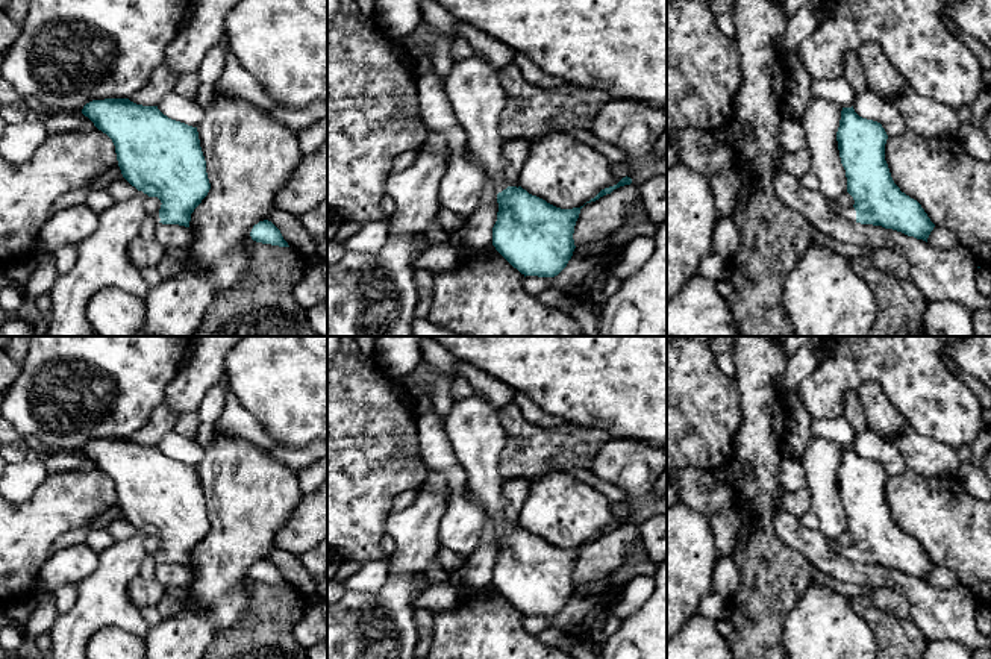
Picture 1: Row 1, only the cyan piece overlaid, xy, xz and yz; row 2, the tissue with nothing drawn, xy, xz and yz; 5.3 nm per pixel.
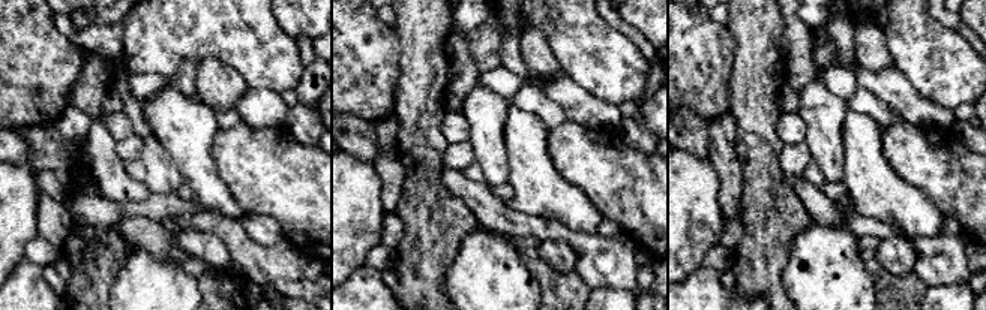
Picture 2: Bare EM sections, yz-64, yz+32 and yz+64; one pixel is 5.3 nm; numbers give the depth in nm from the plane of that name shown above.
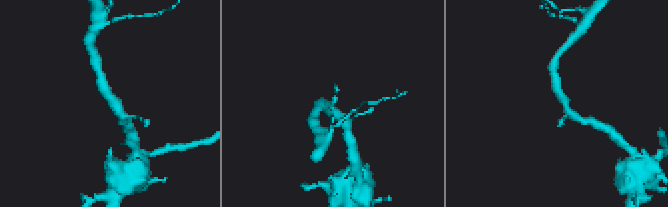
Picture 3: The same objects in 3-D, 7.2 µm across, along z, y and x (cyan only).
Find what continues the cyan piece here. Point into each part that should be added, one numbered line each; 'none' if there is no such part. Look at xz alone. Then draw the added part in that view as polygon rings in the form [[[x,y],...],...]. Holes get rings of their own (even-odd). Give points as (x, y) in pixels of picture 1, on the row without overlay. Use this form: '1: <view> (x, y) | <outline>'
1: xz (473, 427) | [[[471,395],[453,401],[444,427],[467,473],[468,485],[485,503],[494,530],[502,532],[508,520],[503,515],[503,479],[499,465],[506,436],[499,411],[477,395]]]

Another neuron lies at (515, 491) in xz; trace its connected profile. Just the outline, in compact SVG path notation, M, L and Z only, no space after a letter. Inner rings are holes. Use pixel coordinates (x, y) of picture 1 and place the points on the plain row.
M503 479L503 515L508 526L520 526L518 515L523 503L526 501L530 489L530 482L526 479Z

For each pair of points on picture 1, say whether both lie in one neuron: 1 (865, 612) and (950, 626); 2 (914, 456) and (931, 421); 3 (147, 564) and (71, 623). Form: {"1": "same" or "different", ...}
{"1": "different", "2": "different", "3": "different"}

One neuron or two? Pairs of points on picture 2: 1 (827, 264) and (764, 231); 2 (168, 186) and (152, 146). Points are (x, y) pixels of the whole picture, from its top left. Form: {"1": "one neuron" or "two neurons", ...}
{"1": "two neurons", "2": "one neuron"}

